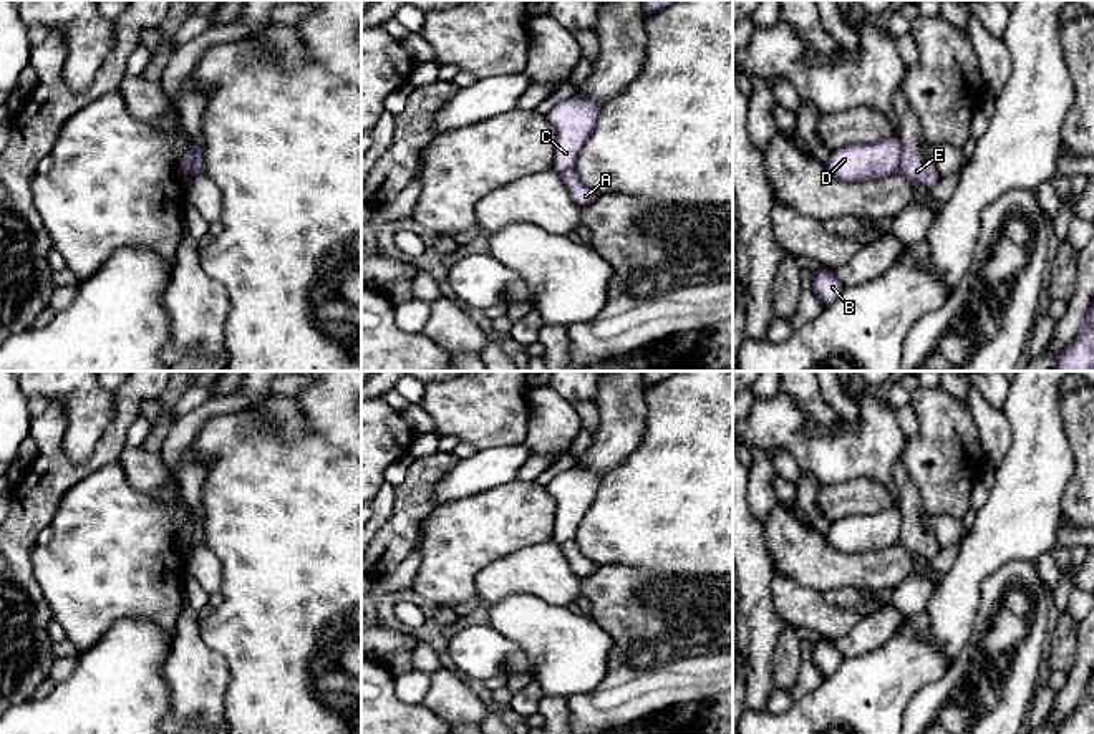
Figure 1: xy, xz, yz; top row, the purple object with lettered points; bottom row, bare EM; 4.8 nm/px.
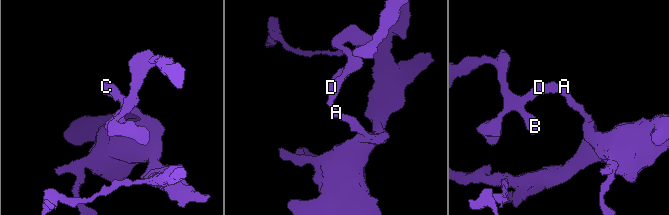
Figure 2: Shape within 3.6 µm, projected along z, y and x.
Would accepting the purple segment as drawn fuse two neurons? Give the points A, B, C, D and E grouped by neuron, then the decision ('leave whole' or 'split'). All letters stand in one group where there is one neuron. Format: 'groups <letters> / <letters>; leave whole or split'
groups A E / B C D; split

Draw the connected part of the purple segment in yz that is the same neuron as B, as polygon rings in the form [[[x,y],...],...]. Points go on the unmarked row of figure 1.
[[[817,638],[814,641],[812,659],[824,678],[839,669],[844,661],[844,654],[834,645],[834,640]]]

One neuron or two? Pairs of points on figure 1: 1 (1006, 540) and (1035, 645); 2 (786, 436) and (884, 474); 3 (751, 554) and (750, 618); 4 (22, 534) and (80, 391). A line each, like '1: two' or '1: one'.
1: two
2: one
3: one
4: two

